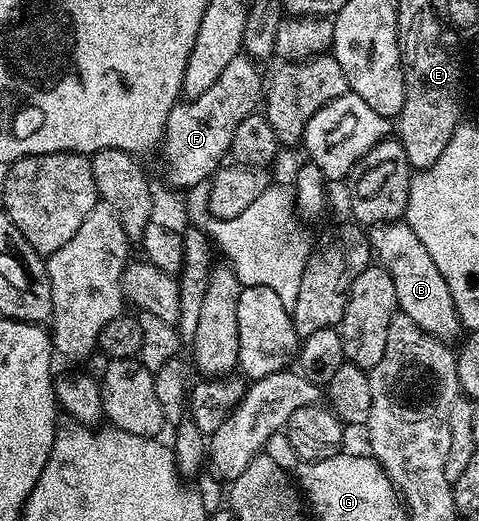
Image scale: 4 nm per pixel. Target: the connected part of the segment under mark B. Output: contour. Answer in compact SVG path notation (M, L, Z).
M406 221L377 223L371 228L370 242L375 262L386 273L390 273L394 281L399 314L410 317L420 329L430 333L430 337L449 345L455 344L461 338L462 328L454 297L450 297L446 279L442 277L442 273L438 273L434 257L430 257L430 253L426 253L426 245L418 241L418 233L414 233L414 229L410 229Z

